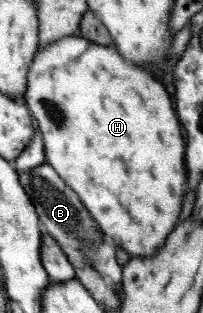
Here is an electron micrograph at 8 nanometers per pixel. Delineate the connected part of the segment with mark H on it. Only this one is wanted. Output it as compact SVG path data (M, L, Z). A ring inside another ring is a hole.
M80 34L78 35L70 35L70 37L64 37L62 39L58 39L58 41L52 41L52 43L48 43L48 47L44 45L40 51L37 51L36 54L33 55L33 61L30 62L29 65L29 73L26 75L26 89L23 92L23 99L25 106L28 108L29 113L33 116L33 121L36 127L41 131L42 137L42 145L44 156L48 161L50 167L59 175L60 178L63 179L63 182L78 196L78 199L87 207L91 218L97 223L97 227L100 229L101 233L108 237L108 241L112 243L112 245L121 247L125 249L127 255L131 256L150 256L154 254L154 251L161 247L163 241L166 239L166 236L176 227L177 217L180 213L180 206L182 203L182 198L185 195L186 191L184 191L184 185L187 181L186 175L186 164L183 162L183 156L186 149L186 143L183 138L183 129L179 124L179 119L177 115L172 111L173 102L171 91L163 87L163 85L152 76L148 77L148 73L146 71L142 71L142 69L136 69L132 63L128 63L128 61L124 61L118 53L116 53L116 49L114 47L102 47L102 45L94 45L94 43L90 43L90 41L86 41L84 37Z

